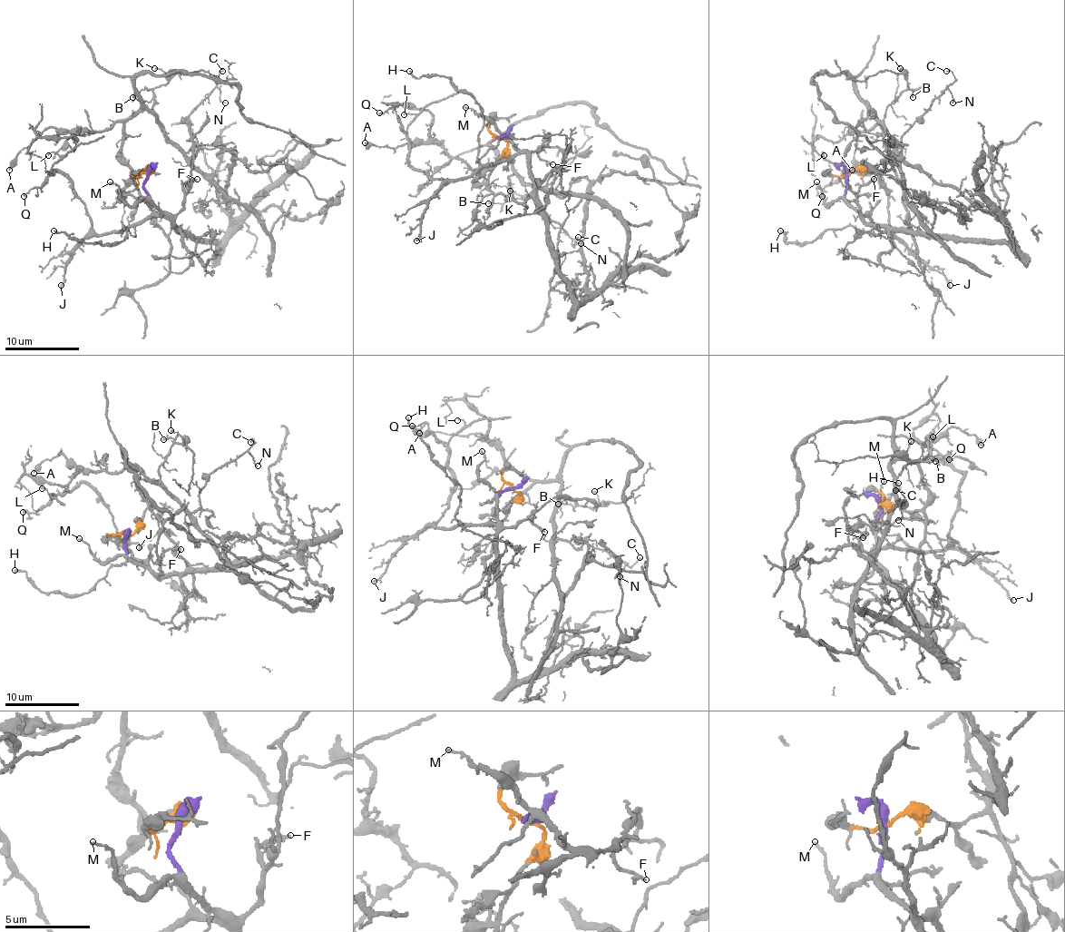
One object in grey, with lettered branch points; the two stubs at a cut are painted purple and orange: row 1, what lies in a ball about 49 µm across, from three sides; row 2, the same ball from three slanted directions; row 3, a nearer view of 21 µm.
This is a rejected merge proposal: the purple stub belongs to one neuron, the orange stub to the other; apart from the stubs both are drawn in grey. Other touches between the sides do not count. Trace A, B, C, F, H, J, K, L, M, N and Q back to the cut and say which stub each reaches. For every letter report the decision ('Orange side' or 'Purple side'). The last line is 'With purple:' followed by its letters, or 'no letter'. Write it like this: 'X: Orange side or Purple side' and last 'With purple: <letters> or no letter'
A: Orange side
B: Orange side
C: Orange side
F: Purple side
H: Purple side
J: Purple side
K: Orange side
L: Purple side
M: Purple side
N: Orange side
Q: Purple side
With purple: F, H, J, L, M, Q

